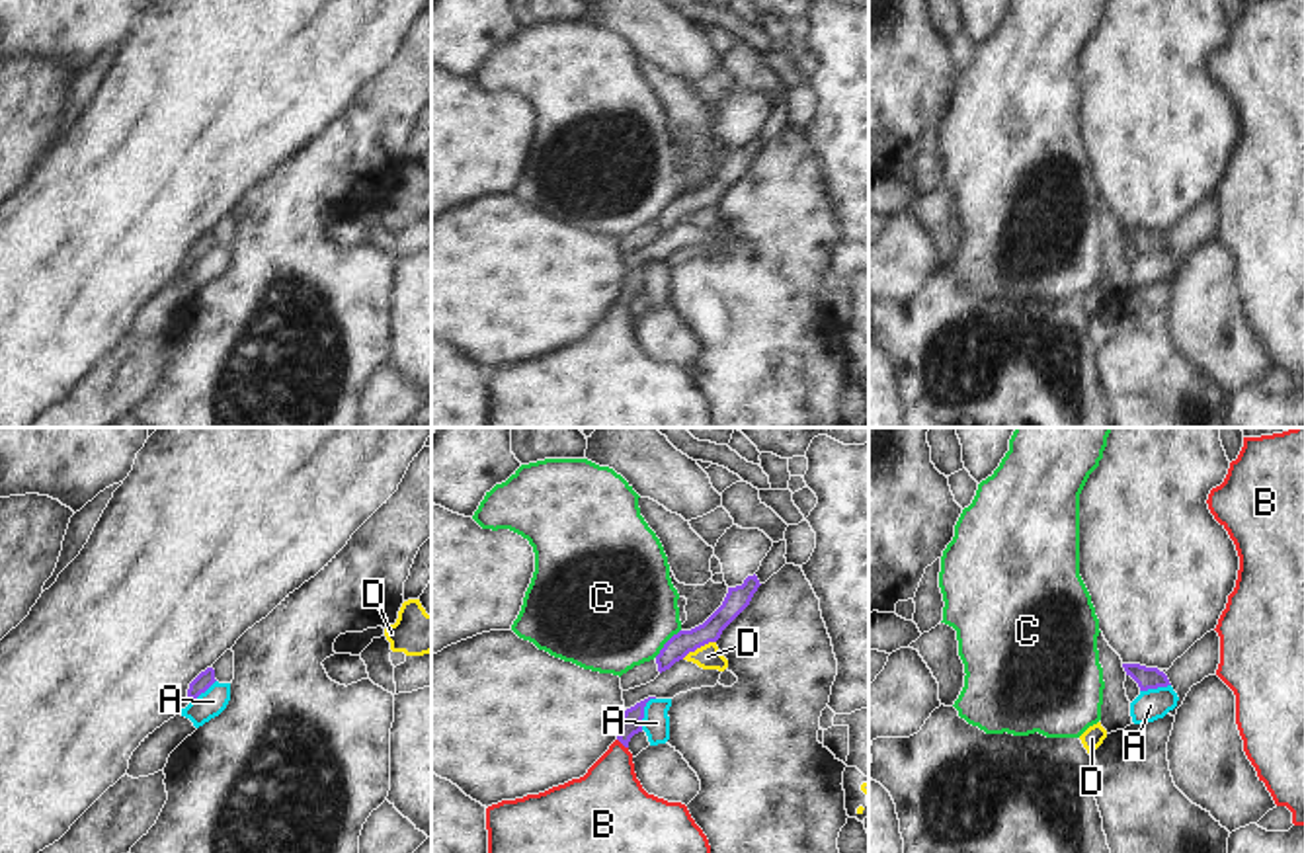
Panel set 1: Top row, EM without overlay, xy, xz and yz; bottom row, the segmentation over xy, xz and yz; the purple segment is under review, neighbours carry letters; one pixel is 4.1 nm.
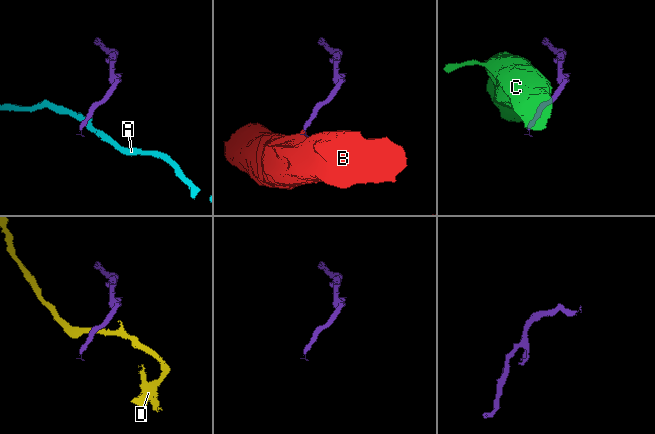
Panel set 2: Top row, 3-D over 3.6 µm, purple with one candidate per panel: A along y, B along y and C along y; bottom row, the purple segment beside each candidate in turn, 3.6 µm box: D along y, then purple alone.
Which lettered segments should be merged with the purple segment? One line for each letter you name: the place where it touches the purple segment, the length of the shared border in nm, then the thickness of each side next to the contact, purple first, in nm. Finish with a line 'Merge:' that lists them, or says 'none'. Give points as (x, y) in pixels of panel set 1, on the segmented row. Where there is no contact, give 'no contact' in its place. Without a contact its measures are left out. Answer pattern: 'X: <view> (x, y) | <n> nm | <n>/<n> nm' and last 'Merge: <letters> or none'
B: xz (623, 744) | 60 nm | 90/300 nm
Merge: B

